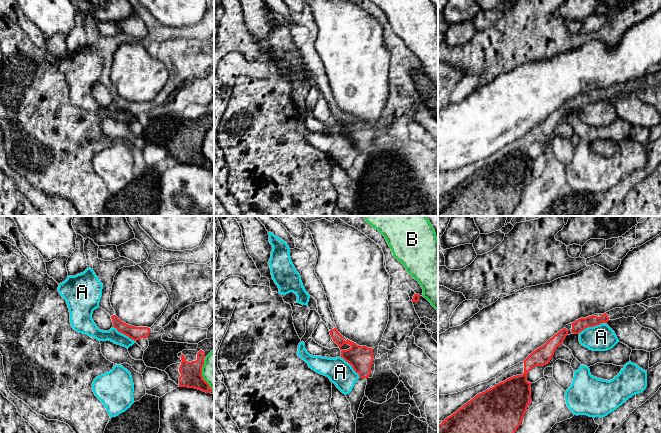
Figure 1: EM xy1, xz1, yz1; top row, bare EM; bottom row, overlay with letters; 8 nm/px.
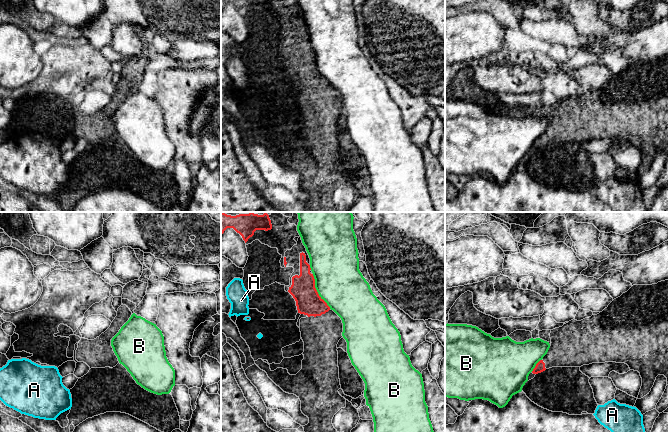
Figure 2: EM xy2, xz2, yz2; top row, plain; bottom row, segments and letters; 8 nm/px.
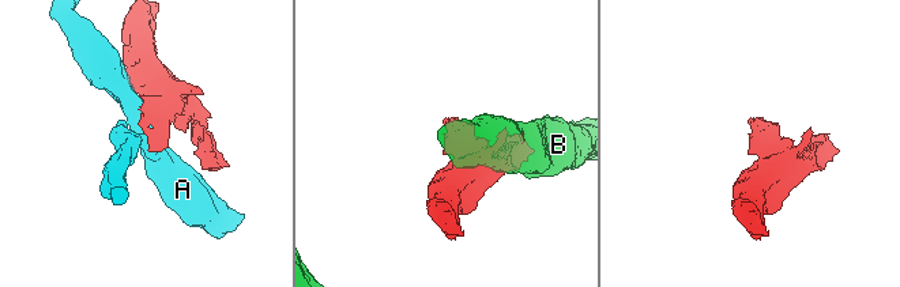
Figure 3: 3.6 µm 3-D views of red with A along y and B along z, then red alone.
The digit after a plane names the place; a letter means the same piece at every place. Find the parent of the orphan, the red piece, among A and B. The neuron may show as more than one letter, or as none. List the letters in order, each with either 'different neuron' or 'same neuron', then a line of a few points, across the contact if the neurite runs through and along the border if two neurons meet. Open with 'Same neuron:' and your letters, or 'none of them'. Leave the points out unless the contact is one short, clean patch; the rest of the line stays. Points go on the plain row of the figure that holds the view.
Same neuron: none of them
A: different neuron
B: different neuron

